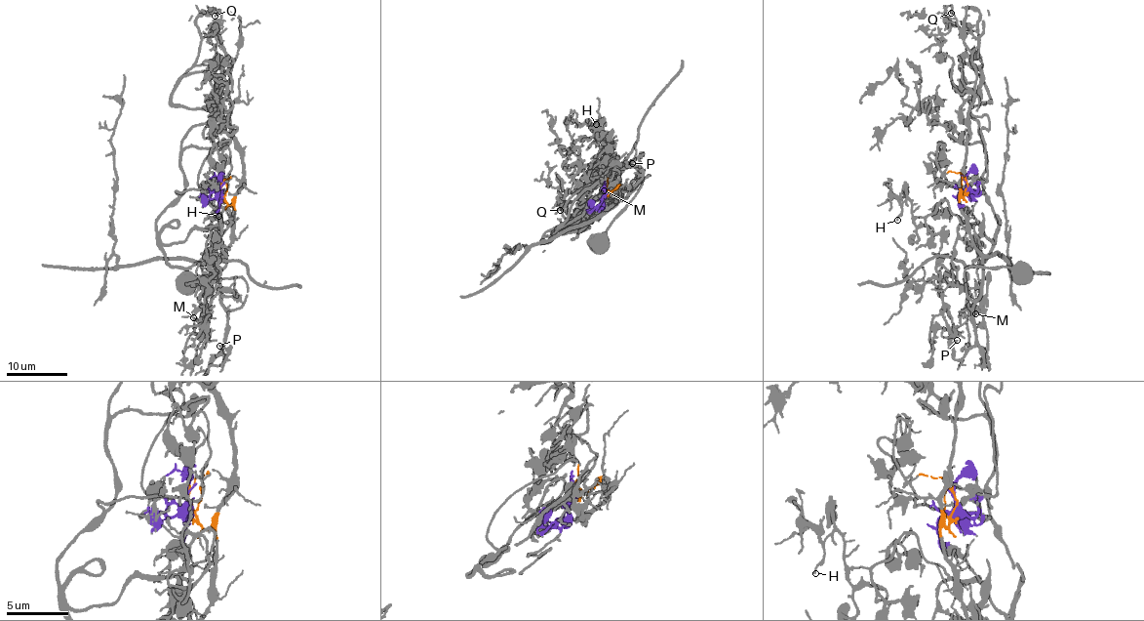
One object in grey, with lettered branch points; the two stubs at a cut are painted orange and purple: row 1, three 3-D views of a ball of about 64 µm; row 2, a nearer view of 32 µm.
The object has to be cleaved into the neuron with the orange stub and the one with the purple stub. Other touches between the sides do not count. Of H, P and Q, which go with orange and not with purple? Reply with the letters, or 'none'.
P

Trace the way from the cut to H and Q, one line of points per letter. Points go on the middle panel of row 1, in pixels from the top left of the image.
H: (605, 196), (581, 229), (589, 212), (554, 232), (615, 178), (612, 149), (598, 158), (596, 124)
Q: (605, 196), (578, 231), (592, 215), (577, 227), (575, 212), (590, 196), (583, 202), (564, 190), (560, 210)

